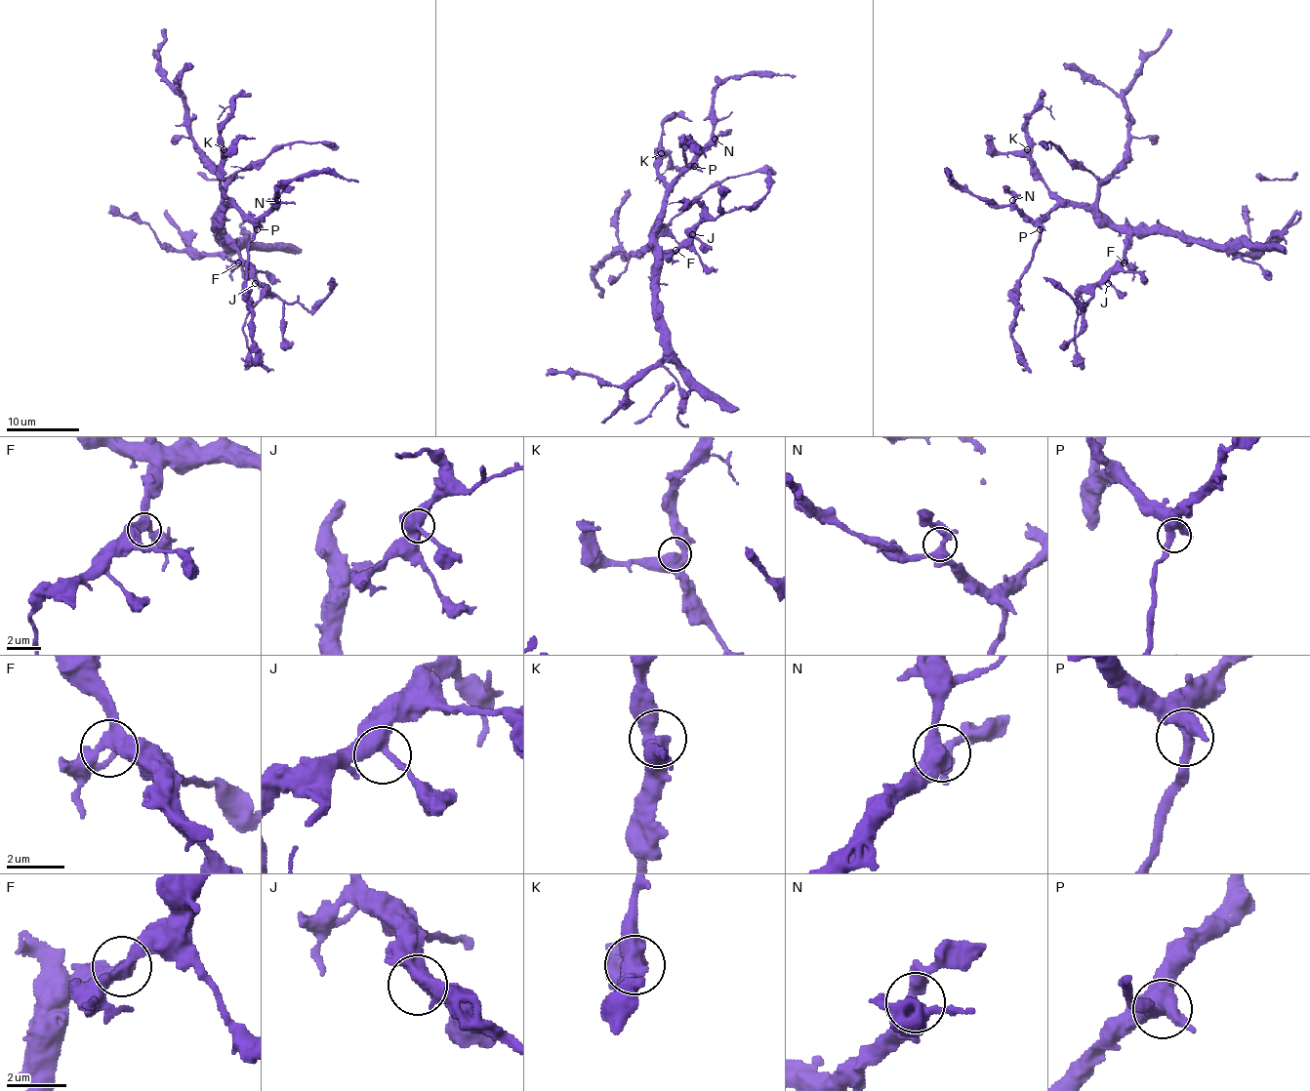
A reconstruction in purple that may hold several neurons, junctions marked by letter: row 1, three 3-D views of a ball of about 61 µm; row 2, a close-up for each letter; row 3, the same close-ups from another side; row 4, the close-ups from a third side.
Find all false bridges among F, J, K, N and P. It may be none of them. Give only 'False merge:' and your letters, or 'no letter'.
False merge: no letter

